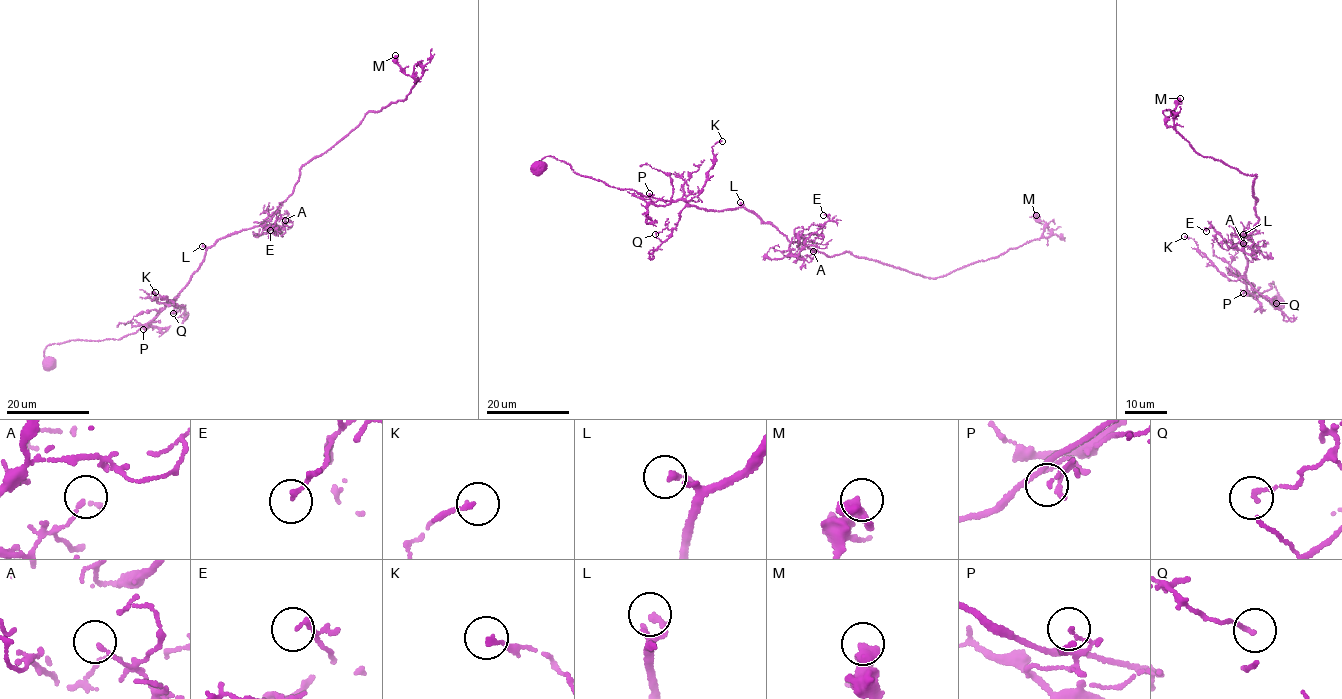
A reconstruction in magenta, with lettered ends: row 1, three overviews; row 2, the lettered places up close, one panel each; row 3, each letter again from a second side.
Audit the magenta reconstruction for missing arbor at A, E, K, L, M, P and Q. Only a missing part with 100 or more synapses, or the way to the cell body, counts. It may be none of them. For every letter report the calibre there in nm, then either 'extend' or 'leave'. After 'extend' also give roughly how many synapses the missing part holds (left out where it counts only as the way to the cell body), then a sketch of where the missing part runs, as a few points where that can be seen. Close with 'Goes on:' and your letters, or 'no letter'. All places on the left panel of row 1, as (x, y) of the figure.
A: 120 nm thick; leave
E: 120 nm thick; leave
K: 130 nm thick; leave
L: 170 nm thick; leave
M: 500 nm thick; leave
P: 80 nm thick; leave
Q: 100 nm thick; leave
Goes on: no letter

